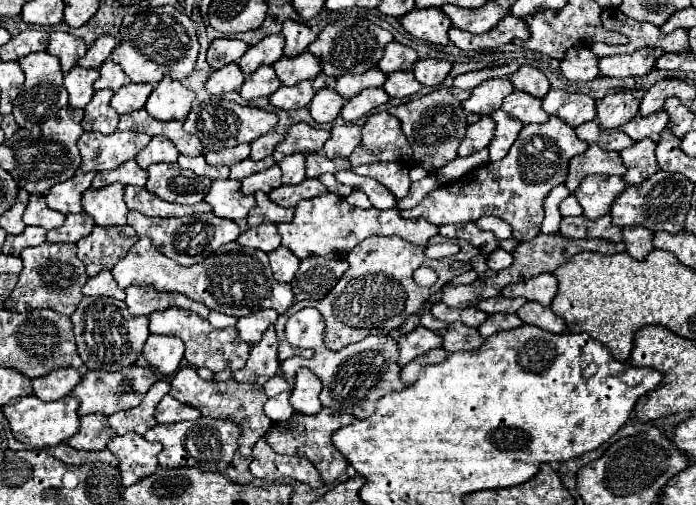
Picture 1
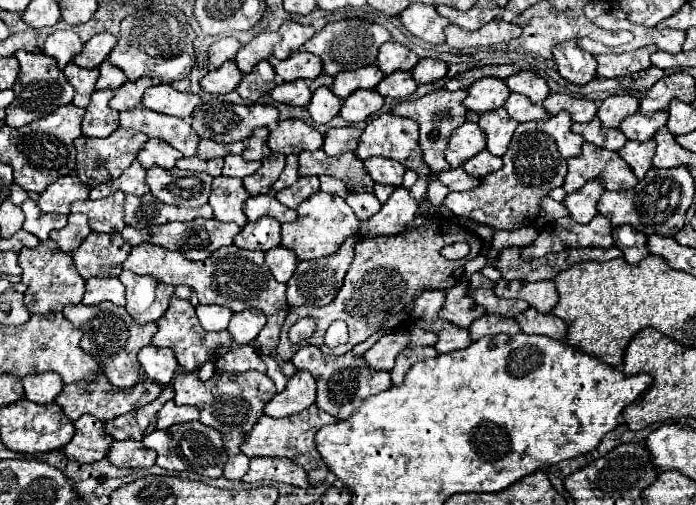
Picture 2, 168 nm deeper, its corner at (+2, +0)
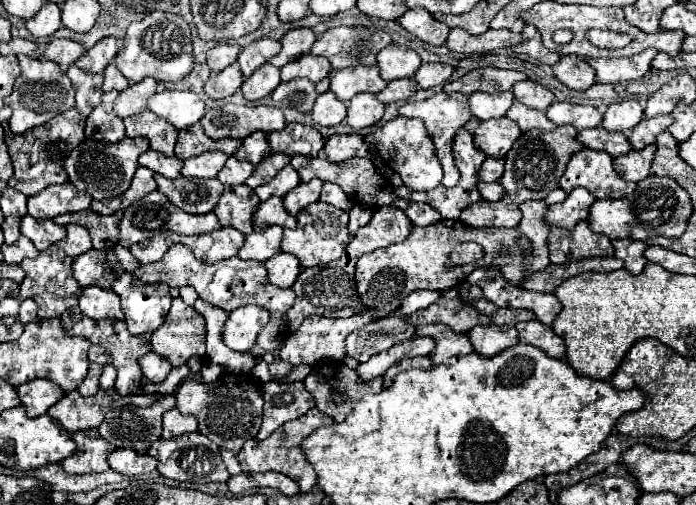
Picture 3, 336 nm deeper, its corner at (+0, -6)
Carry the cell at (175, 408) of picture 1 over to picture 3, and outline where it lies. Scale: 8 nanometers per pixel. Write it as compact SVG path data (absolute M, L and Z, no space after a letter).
M178 409L166 411L162 419L162 437L172 439L184 433L192 433L196 429L196 419L192 415L182 415Z

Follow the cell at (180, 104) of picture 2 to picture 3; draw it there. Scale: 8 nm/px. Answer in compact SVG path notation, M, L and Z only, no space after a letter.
M162 91L148 99L148 109L176 129L190 127L204 117L204 101L192 91Z

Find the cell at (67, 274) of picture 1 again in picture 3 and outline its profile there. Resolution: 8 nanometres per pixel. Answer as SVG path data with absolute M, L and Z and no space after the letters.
M50 245L50 249L42 251L34 259L24 259L20 267L26 271L24 281L20 283L20 297L22 299L34 299L38 303L38 317L50 319L60 317L66 309L78 305L78 297L82 295L82 287L72 277L72 261L60 247Z

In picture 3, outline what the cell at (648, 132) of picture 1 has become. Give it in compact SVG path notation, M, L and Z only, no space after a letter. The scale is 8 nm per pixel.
M652 117L652 119L642 119L630 133L628 133L628 141L632 145L632 149L644 149L646 145L656 141L656 135L666 131L672 125L672 117Z

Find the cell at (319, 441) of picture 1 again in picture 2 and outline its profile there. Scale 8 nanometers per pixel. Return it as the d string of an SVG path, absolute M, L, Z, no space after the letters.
M310 405L308 409L304 409L296 415L290 415L290 417L282 417L282 419L272 419L272 417L264 415L258 419L252 433L240 445L240 449L248 457L284 457L284 459L290 459L308 473L310 487L316 487L316 485L322 485L326 481L328 467L324 465L324 461L314 445L314 435L318 433L318 429L322 425L330 425L330 423L336 423L336 417L332 417L330 413L324 413L316 405Z

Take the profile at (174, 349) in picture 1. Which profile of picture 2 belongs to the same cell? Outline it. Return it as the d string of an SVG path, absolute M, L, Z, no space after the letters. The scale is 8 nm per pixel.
M148 345L140 349L138 361L144 367L148 379L156 383L169 384L172 382L178 363L174 352L168 348L158 348Z

